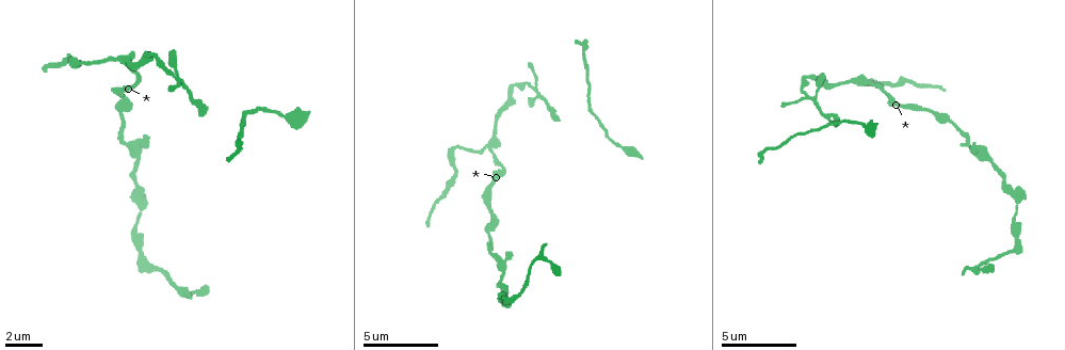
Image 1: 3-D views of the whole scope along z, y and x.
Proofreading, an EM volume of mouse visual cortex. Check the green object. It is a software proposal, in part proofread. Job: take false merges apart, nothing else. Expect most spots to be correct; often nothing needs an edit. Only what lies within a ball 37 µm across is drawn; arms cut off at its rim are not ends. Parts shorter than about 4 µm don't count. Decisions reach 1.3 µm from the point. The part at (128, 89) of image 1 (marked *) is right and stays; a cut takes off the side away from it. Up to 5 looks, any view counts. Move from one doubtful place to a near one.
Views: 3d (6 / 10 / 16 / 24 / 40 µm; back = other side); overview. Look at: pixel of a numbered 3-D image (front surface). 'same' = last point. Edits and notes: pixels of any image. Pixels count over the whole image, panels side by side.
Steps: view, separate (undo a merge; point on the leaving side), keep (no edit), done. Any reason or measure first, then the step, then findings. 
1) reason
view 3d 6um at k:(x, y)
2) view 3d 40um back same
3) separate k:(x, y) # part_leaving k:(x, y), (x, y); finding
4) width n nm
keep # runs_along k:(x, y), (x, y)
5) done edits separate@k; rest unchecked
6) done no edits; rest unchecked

thick turns thin
view 3d 10um at 1:(879, 88)

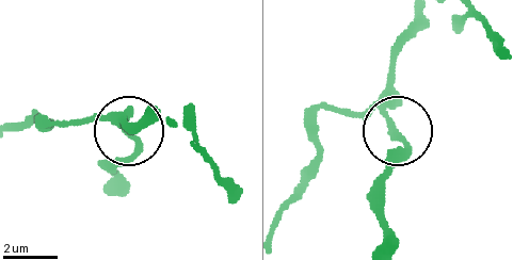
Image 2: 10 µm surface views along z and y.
closer look
view 3d 6um at 2:(396, 136)

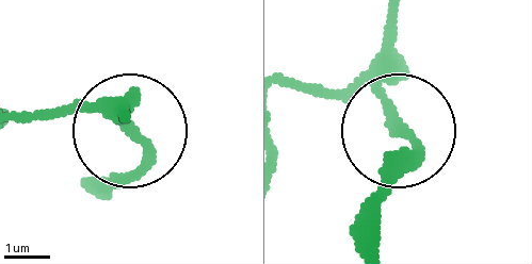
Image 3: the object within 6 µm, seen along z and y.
keep # one neuron here

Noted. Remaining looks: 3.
calibre changes
view 3d 10um at 1:(491, 251)

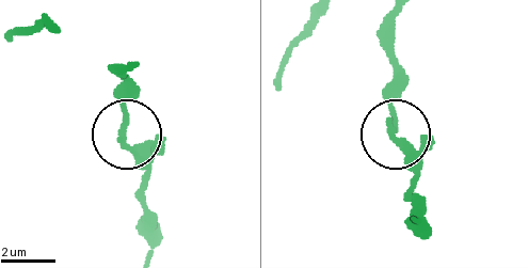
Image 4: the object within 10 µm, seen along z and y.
keep # runs_along 4:(131, 69), (122, 108), (147, 182); one neuron here

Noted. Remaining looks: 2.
sudden change in width
view 3d 10um at 1:(979, 265)

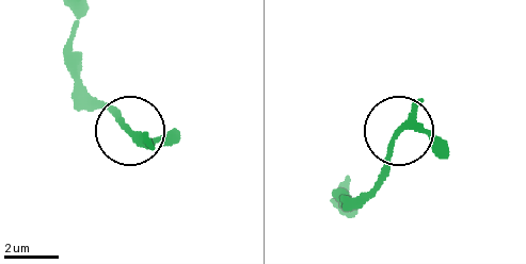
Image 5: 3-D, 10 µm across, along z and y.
other side
view 3d 10um back at 5:(125, 130)

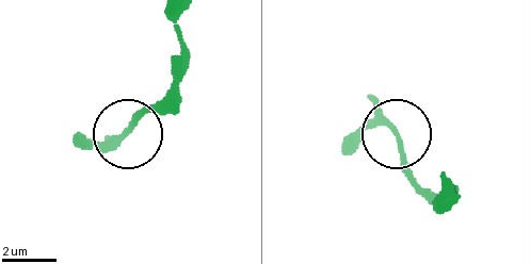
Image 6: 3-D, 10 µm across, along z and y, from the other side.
width 190 nm
keep # runs_along 6:(179, 20), (179, 76), (173, 88), (117, 142), (79, 139); one neuron here

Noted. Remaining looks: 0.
done no edits; rest unchecked

